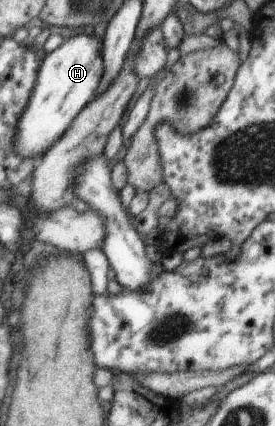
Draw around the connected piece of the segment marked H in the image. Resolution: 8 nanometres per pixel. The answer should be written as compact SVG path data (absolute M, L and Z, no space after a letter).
M76 35L48 54L34 98L22 116L22 126L18 128L18 154L24 158L45 157L65 137L70 126L85 112L86 106L94 101L105 74L105 40L95 35Z

